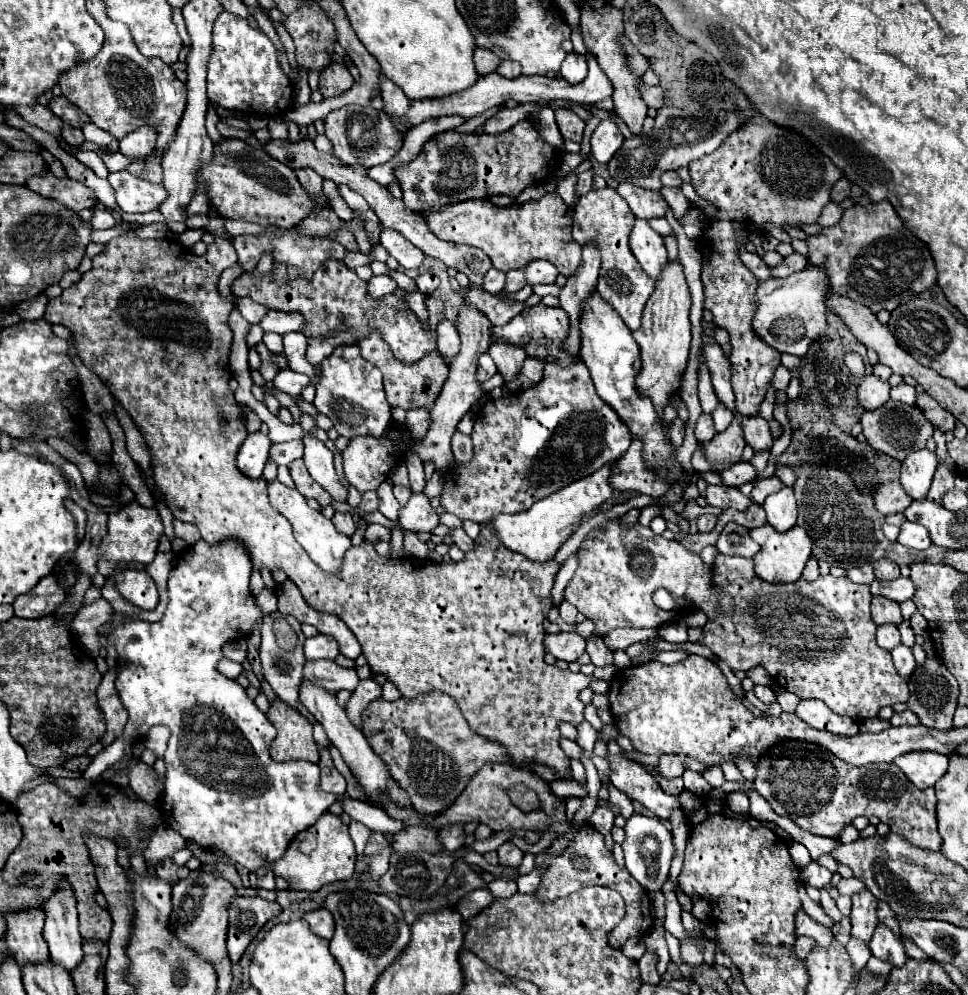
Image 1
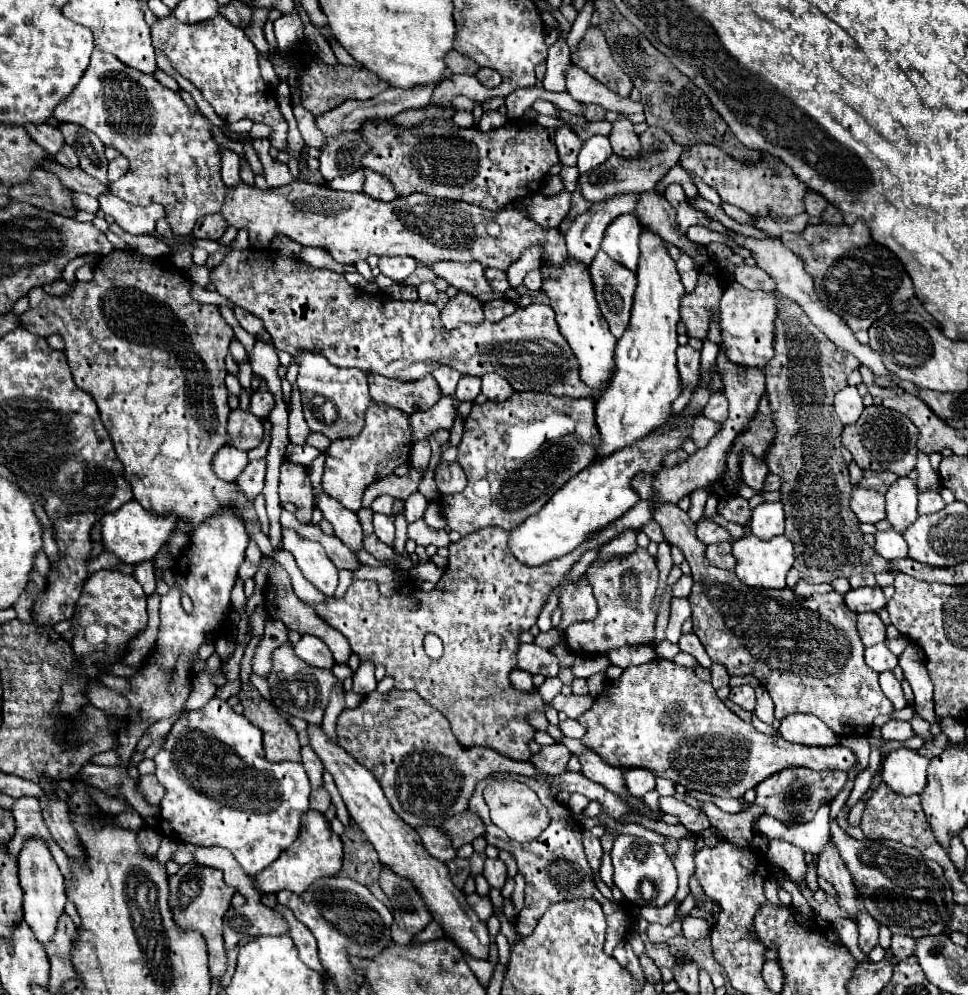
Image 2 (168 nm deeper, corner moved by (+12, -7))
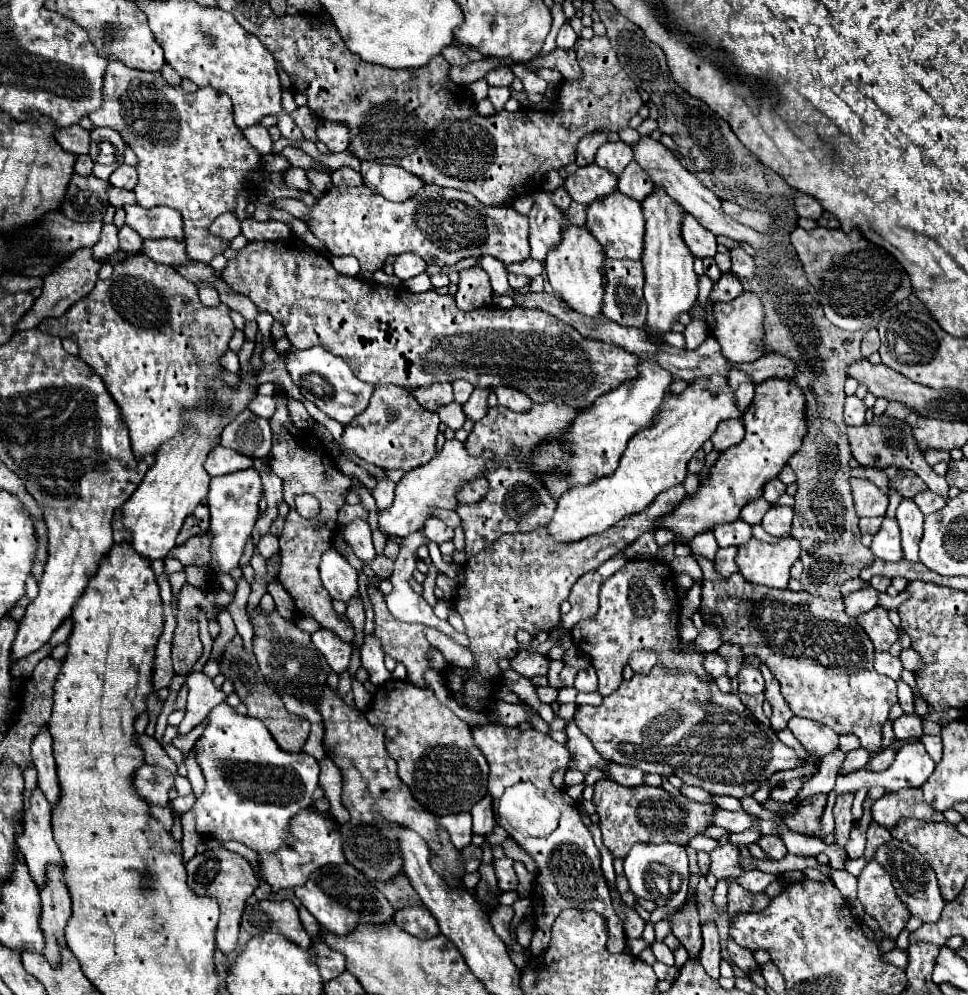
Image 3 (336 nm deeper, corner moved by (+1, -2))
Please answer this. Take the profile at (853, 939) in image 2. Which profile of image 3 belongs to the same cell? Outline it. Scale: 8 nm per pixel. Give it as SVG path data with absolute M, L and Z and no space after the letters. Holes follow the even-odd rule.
M894 949L883 954L883 959L899 968L905 969L908 964L908 953L906 950Z

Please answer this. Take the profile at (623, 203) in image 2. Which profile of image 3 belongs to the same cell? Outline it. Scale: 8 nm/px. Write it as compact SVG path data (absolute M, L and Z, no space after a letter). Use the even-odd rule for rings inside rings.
M629 162L619 182L621 182L621 194L637 198L637 202L643 202L655 188L653 182L649 182L649 176L641 170L641 166L637 166L637 162Z

